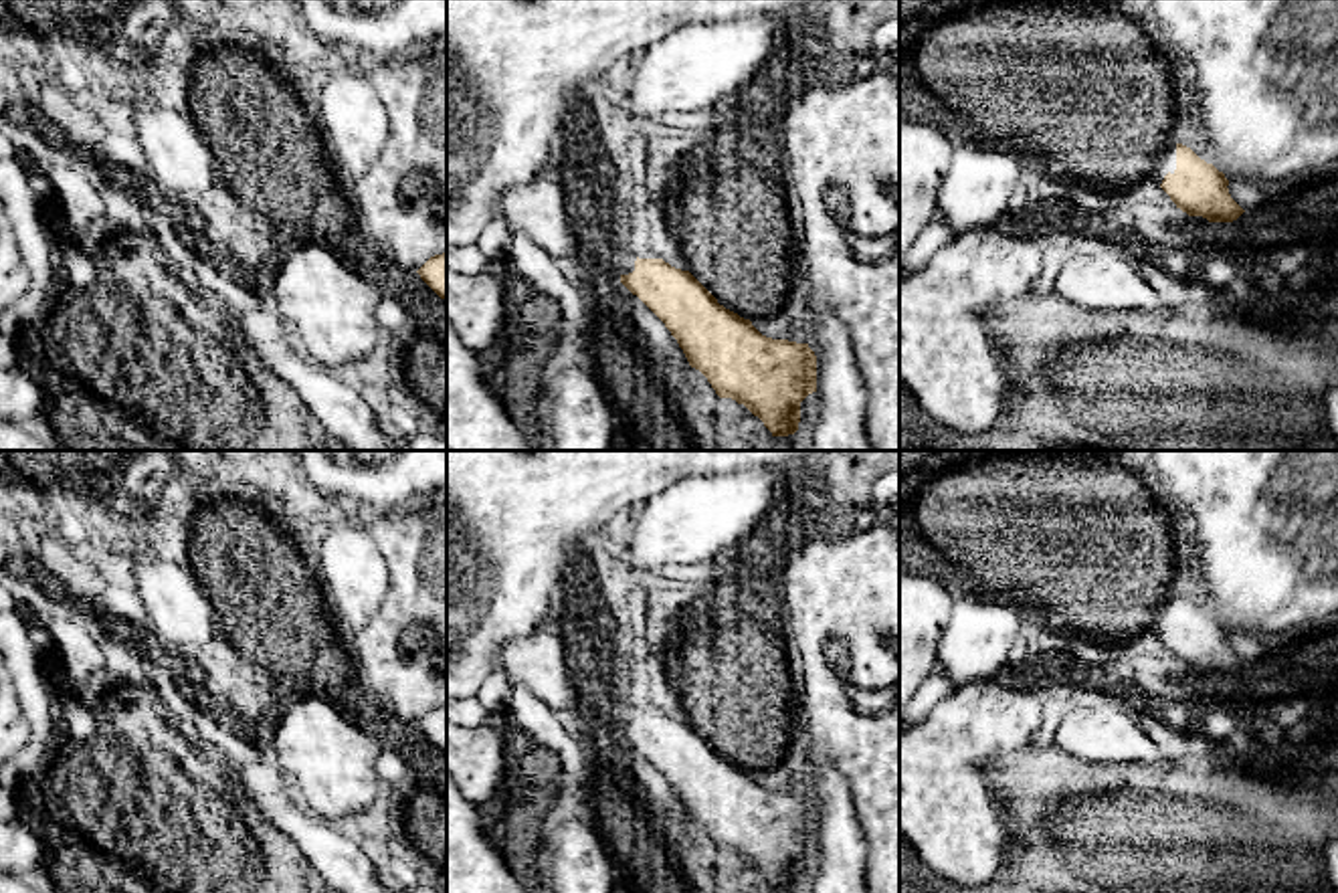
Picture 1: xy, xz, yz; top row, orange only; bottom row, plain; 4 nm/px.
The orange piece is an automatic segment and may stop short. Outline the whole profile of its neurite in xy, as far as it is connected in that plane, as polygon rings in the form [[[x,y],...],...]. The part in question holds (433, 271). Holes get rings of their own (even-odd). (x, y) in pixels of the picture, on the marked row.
[[[447,253],[431,257],[416,273],[441,299],[447,301]]]

